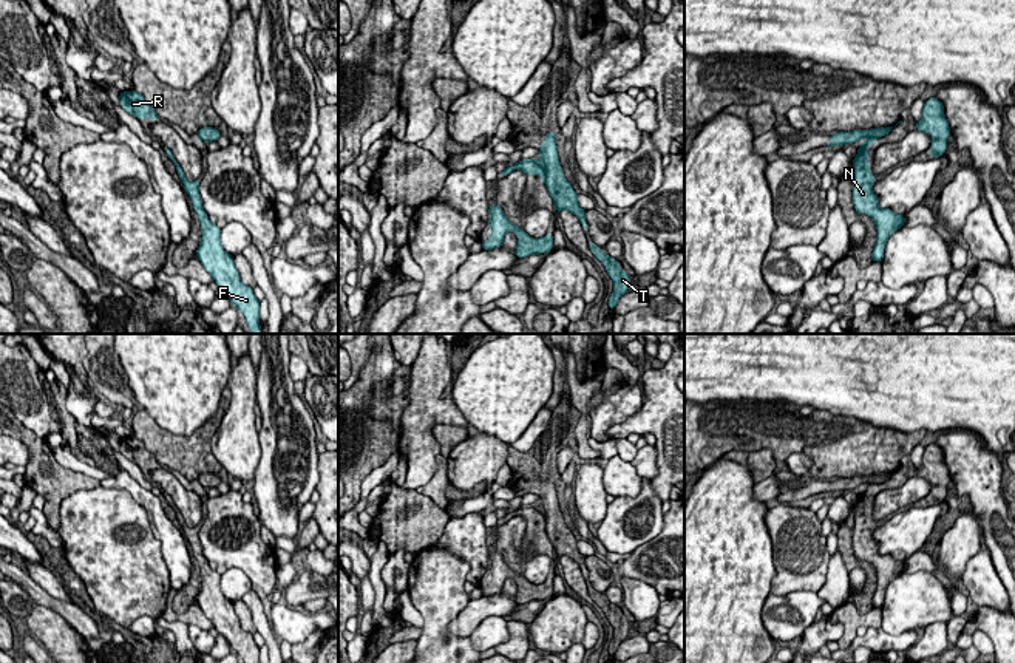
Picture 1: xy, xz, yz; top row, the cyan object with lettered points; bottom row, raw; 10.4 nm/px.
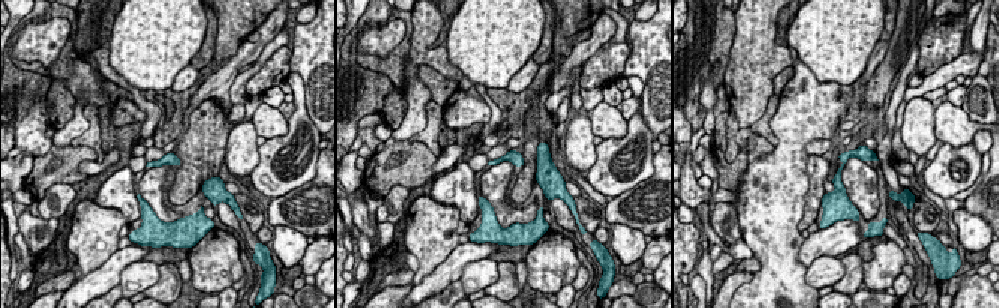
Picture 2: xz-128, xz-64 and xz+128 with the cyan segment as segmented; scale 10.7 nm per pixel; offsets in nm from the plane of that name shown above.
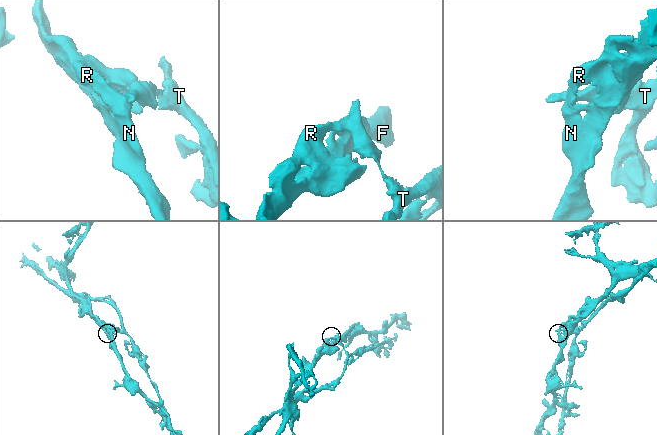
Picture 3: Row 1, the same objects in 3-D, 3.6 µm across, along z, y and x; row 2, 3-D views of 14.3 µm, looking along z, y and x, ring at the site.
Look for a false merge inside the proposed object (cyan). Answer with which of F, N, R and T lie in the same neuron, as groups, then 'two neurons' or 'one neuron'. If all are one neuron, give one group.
F N R / T | two neurons

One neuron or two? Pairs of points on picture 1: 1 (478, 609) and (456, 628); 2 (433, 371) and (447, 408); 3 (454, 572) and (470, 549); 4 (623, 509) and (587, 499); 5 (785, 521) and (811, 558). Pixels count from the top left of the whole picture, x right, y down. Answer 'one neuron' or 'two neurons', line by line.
1: one neuron
2: one neuron
3: two neurons
4: two neurons
5: one neuron

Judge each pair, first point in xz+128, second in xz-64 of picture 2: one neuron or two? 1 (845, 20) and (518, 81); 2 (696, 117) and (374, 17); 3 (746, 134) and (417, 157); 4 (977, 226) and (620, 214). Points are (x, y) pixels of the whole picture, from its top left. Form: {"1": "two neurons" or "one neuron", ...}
{"1": "two neurons", "2": "one neuron", "3": "one neuron", "4": "two neurons"}

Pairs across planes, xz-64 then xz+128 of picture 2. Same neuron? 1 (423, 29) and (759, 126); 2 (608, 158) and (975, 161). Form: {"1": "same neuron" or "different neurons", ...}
{"1": "different neurons", "2": "same neuron"}

